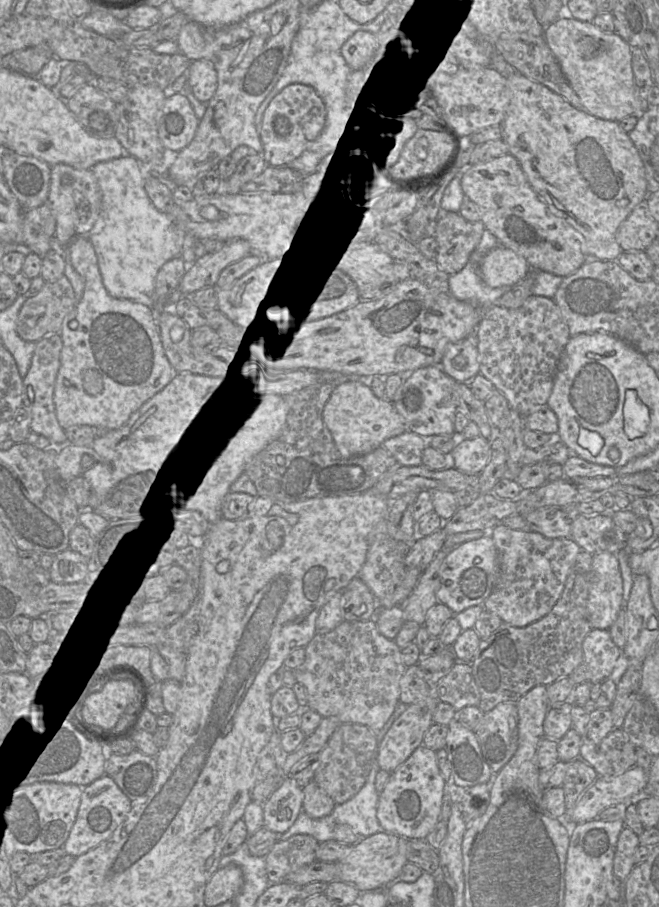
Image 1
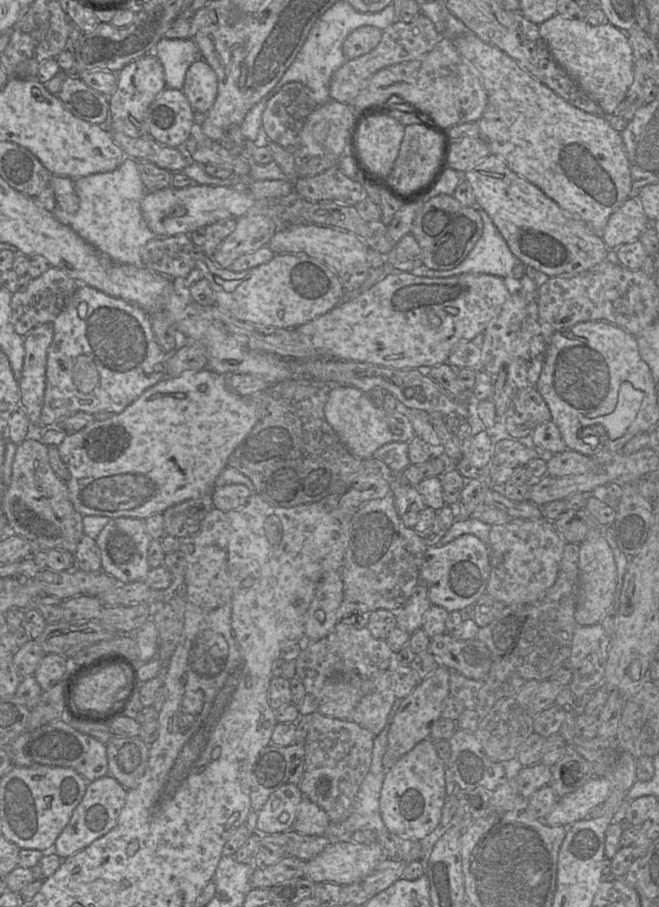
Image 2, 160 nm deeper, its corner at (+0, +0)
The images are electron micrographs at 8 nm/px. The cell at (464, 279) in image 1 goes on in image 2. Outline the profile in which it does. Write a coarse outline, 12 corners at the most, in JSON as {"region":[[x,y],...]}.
{"region":[[475,205],[482,235],[450,270],[413,269],[419,277],[487,274],[506,278],[520,263],[488,214]]}

